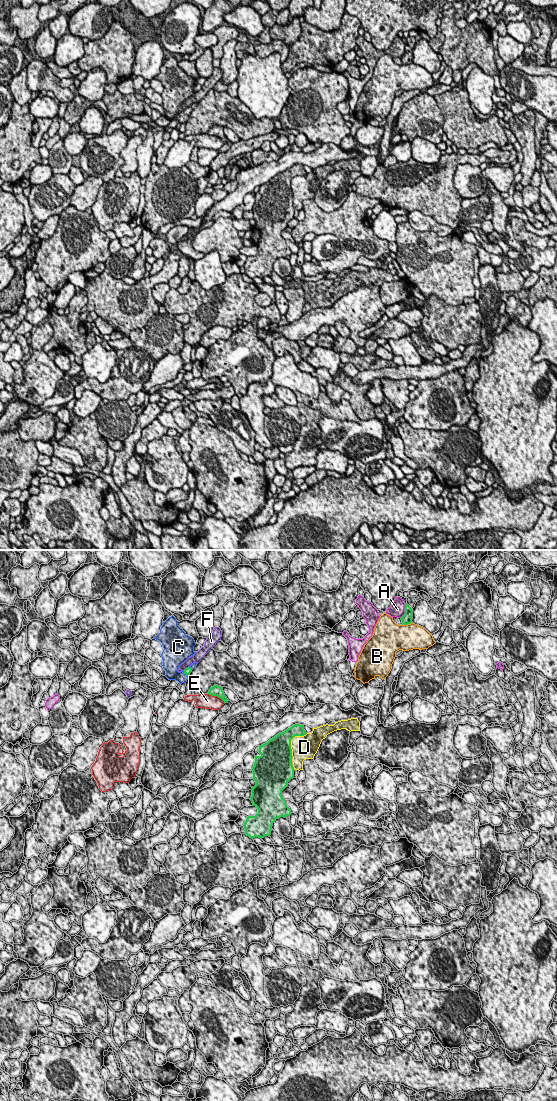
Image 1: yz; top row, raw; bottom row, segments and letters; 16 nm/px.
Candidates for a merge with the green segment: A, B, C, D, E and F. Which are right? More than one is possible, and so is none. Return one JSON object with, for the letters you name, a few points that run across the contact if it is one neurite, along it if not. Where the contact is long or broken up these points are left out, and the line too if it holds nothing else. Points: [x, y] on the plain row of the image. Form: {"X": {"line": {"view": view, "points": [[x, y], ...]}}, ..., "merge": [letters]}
{"C": {"line": {"view": "yz", "points": [[187, 111], [186, 114], [172, 113]]}}, "merge": ["C"]}

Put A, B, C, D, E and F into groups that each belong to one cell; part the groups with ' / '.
A / B / C / D / E / F

